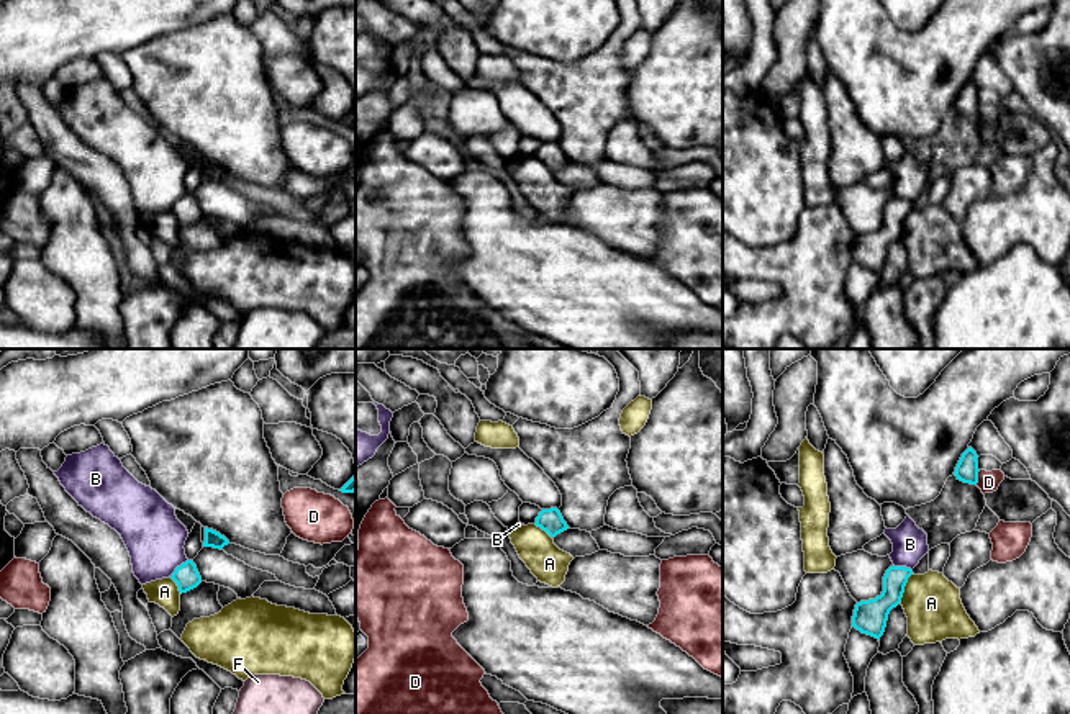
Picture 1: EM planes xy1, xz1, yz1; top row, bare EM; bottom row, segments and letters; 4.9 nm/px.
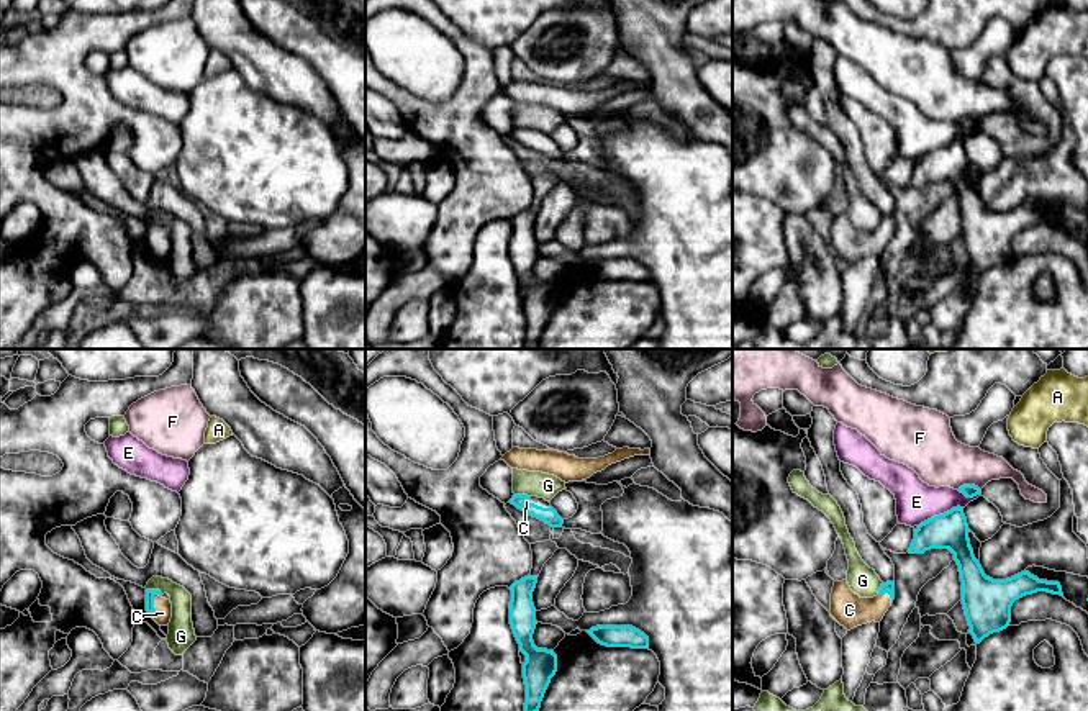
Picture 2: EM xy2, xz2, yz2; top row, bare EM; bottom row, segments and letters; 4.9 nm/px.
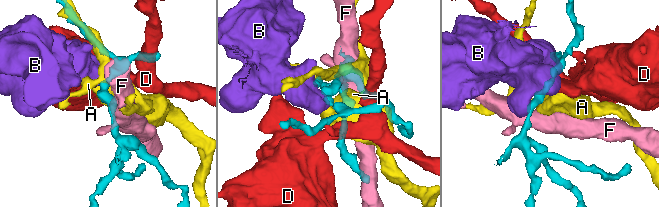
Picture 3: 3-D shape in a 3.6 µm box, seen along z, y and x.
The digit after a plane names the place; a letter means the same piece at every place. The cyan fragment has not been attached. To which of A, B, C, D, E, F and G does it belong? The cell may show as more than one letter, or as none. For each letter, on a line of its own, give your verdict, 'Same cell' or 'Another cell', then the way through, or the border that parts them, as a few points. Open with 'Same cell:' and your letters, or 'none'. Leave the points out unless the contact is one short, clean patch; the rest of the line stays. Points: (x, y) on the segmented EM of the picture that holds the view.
Same cell: C
A: Another cell. Boundary: yz1 (913, 573), (898, 603)
B: Another cell. Boundary: xy1 (187, 559), (171, 577)
C: Same cell. Path across: xy2 (149, 593), (153, 605), (163, 613)
D: Another cell
E: Another cell
F: Another cell. Boundary: yz2 (957, 489), (975, 485), (980, 490)
G: Another cell. Boundary: xy2 (146, 588), (156, 588), (163, 593)

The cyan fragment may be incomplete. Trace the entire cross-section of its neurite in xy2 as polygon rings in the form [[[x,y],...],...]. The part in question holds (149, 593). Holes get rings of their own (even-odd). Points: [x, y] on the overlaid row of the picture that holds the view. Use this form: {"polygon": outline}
{"polygon": [[[146,590],[146,611],[159,626],[167,626],[172,618],[172,603],[159,590]]]}

